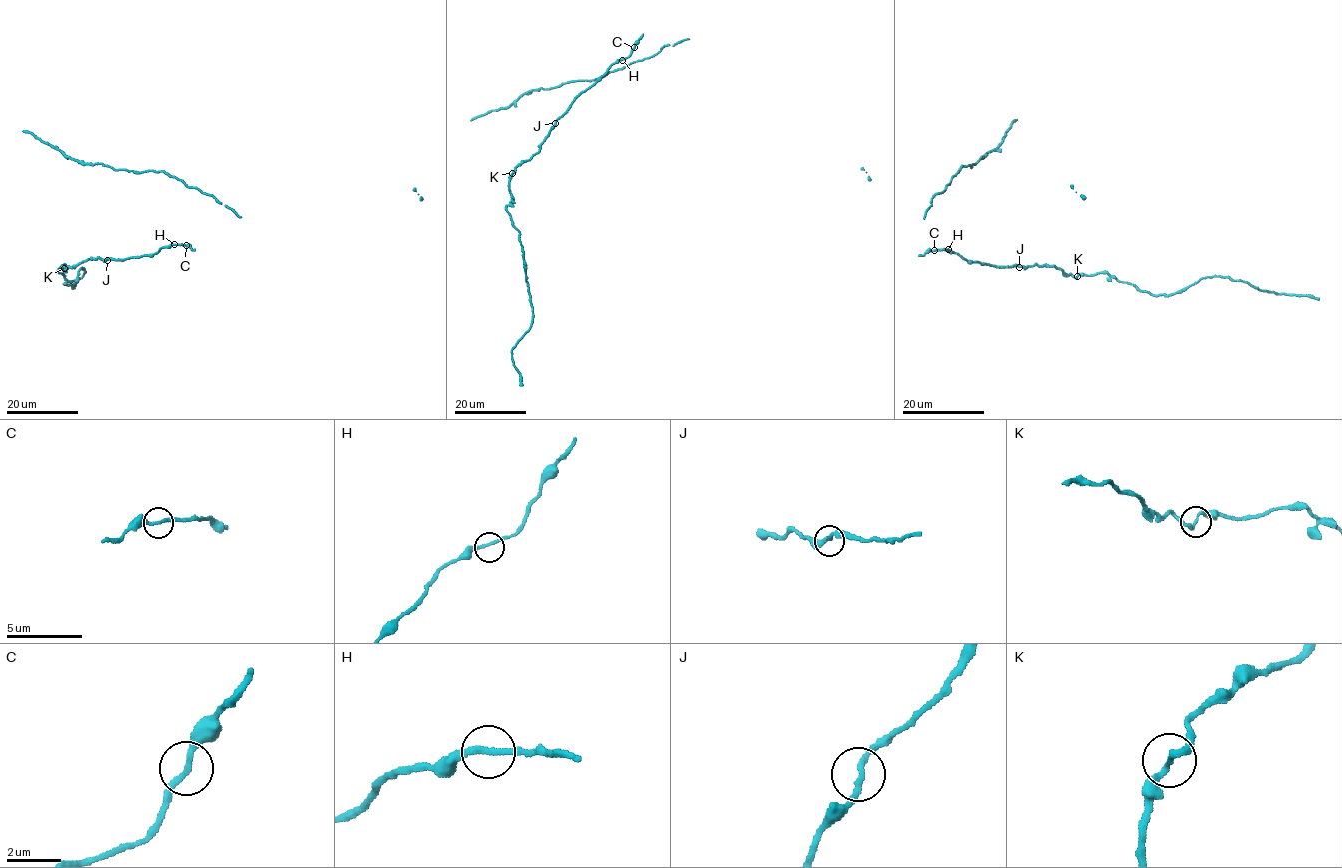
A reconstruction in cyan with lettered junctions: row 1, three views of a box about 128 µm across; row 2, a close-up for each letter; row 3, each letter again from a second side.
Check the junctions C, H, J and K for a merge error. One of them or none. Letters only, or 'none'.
none

